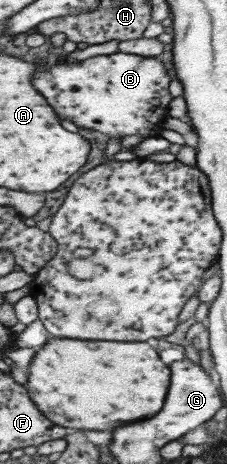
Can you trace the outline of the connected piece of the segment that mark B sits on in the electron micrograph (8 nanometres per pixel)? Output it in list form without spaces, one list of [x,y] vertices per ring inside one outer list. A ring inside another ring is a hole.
[[[118,51],[49,69],[42,68],[43,61],[35,65],[38,65],[35,87],[51,99],[53,107],[59,107],[63,119],[73,119],[83,128],[101,131],[111,138],[130,135],[150,138],[160,132],[163,119],[169,115],[173,101],[169,91],[171,74],[166,63],[155,57]]]

